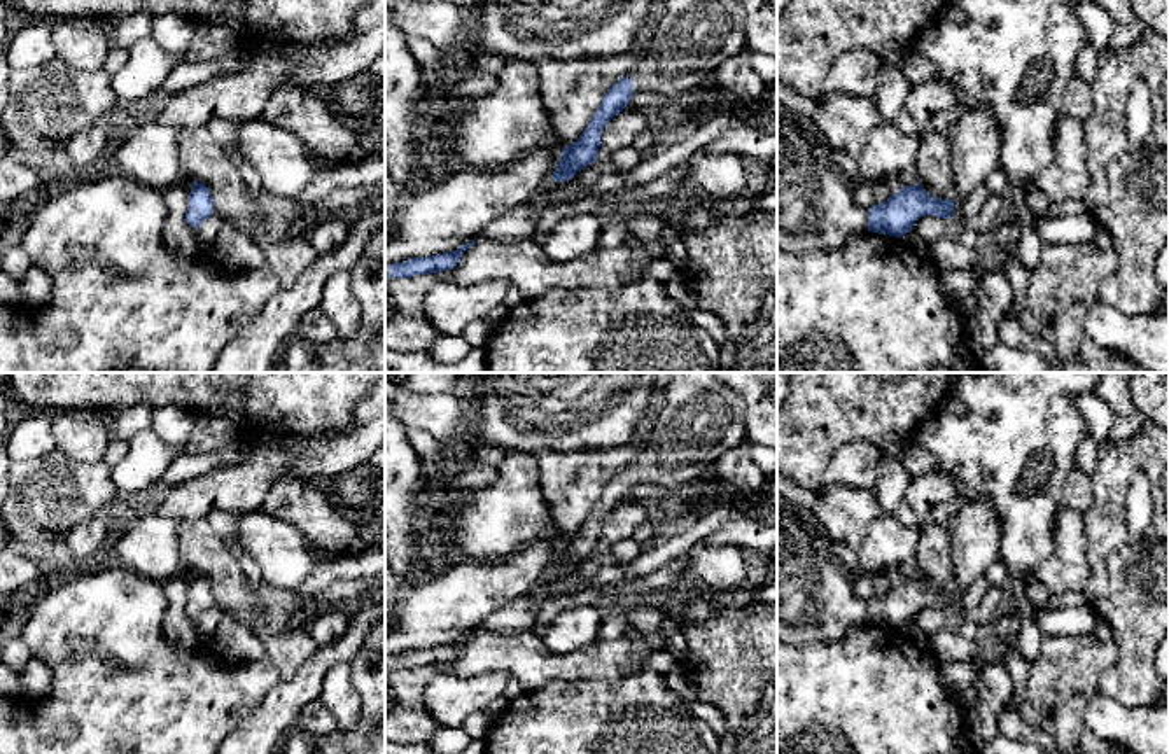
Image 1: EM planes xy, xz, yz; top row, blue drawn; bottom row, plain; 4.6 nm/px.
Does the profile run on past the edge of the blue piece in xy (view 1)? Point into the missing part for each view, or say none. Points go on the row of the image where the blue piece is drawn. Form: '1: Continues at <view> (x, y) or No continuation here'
1: No continuation here

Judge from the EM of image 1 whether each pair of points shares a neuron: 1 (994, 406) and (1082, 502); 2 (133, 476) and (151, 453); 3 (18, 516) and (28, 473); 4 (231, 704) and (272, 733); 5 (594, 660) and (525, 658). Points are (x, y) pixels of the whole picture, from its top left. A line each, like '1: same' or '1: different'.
1: different
2: same
3: same
4: different
5: same

